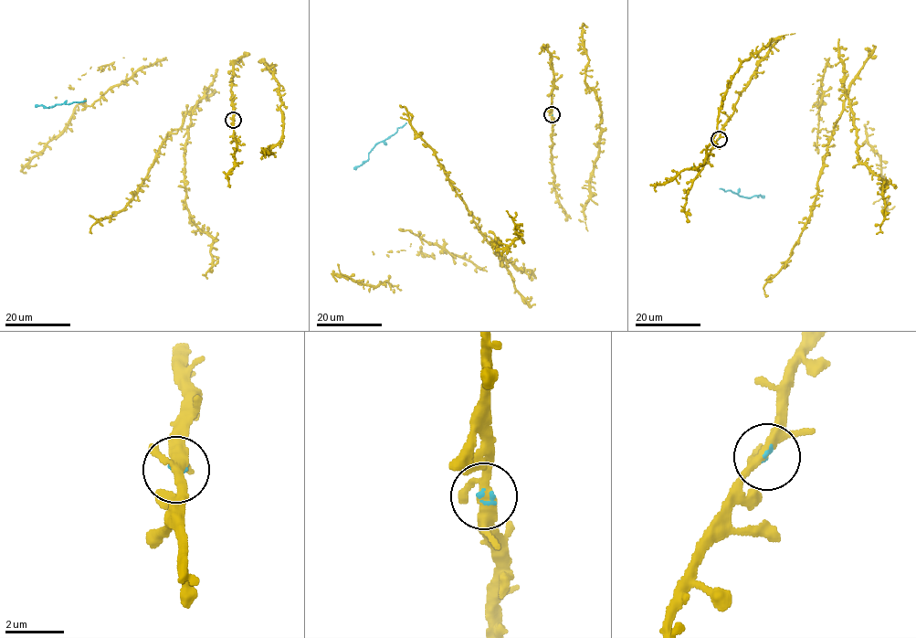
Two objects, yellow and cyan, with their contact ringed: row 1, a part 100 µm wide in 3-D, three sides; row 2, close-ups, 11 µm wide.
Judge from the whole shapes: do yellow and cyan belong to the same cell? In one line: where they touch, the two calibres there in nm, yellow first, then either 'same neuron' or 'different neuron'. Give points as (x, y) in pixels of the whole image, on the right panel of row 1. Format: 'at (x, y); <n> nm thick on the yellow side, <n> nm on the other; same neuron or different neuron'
at (719, 139); 280 nm thick on the yellow side, 90 nm on the other; same neuron

